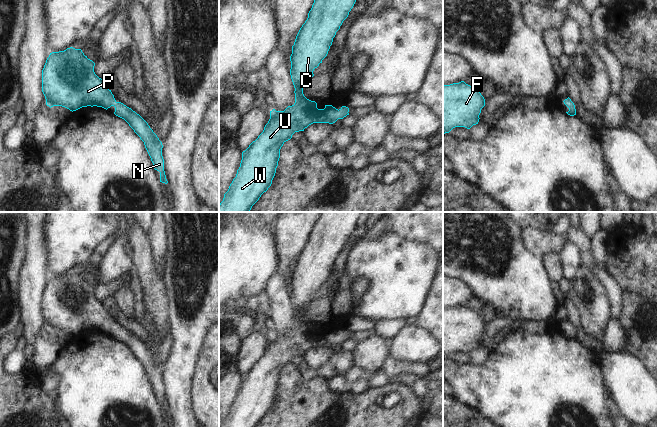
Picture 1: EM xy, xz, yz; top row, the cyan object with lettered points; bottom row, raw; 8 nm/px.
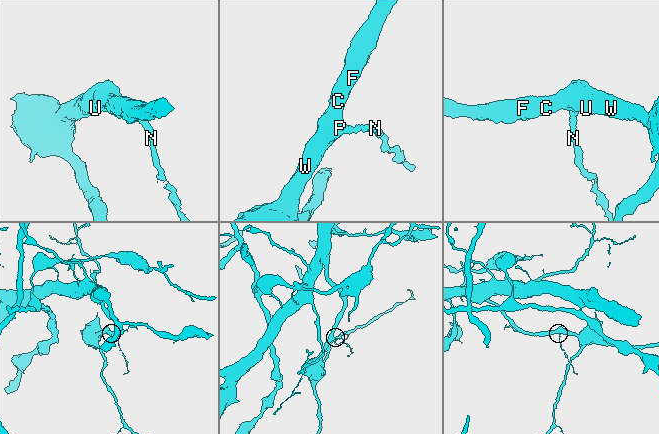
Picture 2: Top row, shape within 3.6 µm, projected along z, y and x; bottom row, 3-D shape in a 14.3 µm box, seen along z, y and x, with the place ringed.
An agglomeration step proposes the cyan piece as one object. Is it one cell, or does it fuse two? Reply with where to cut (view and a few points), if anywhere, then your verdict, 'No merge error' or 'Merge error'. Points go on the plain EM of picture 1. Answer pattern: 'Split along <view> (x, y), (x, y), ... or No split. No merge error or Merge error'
No split. No merge error.

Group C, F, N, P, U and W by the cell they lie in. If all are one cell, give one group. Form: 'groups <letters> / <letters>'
groups C F N P U W

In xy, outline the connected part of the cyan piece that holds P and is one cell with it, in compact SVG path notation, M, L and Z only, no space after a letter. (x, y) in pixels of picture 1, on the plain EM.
M73 271L52 276L42 294L42 316L46 329L62 330L70 335L82 331L115 331L114 338L124 343L144 366L154 393L160 396L160 406L167 408L162 366L148 347L135 335L117 326L101 302L94 296L95 287L81 273Z

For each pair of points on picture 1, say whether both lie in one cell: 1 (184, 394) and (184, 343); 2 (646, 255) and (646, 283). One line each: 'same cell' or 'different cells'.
1: same cell
2: same cell

